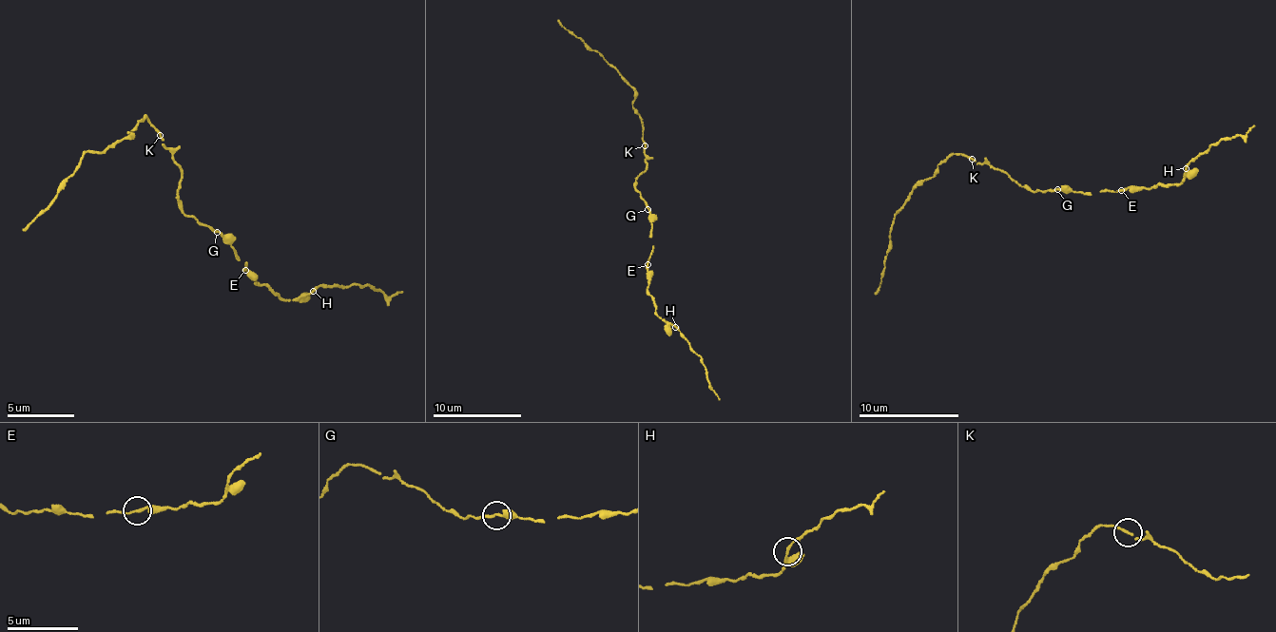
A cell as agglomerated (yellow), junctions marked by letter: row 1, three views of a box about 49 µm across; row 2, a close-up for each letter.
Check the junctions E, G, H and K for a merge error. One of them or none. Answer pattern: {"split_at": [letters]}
{"split_at": []}

